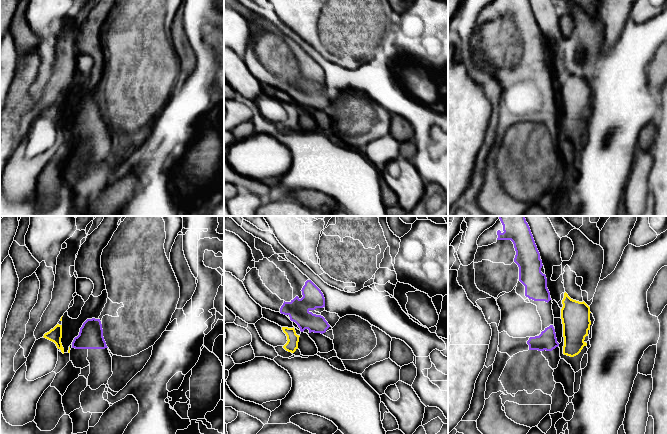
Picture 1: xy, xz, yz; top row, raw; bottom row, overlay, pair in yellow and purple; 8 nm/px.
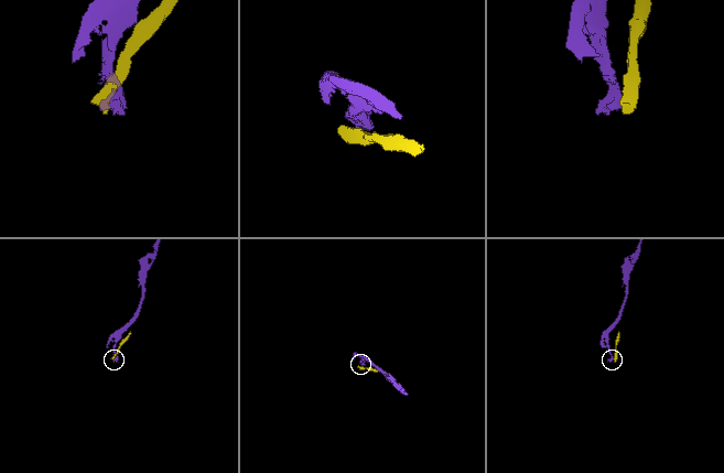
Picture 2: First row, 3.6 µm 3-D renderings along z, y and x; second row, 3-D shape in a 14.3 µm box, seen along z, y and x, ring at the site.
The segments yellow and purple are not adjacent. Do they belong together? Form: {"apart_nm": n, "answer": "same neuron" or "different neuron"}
{"apart_nm": 20, "answer": "different neuron"}

